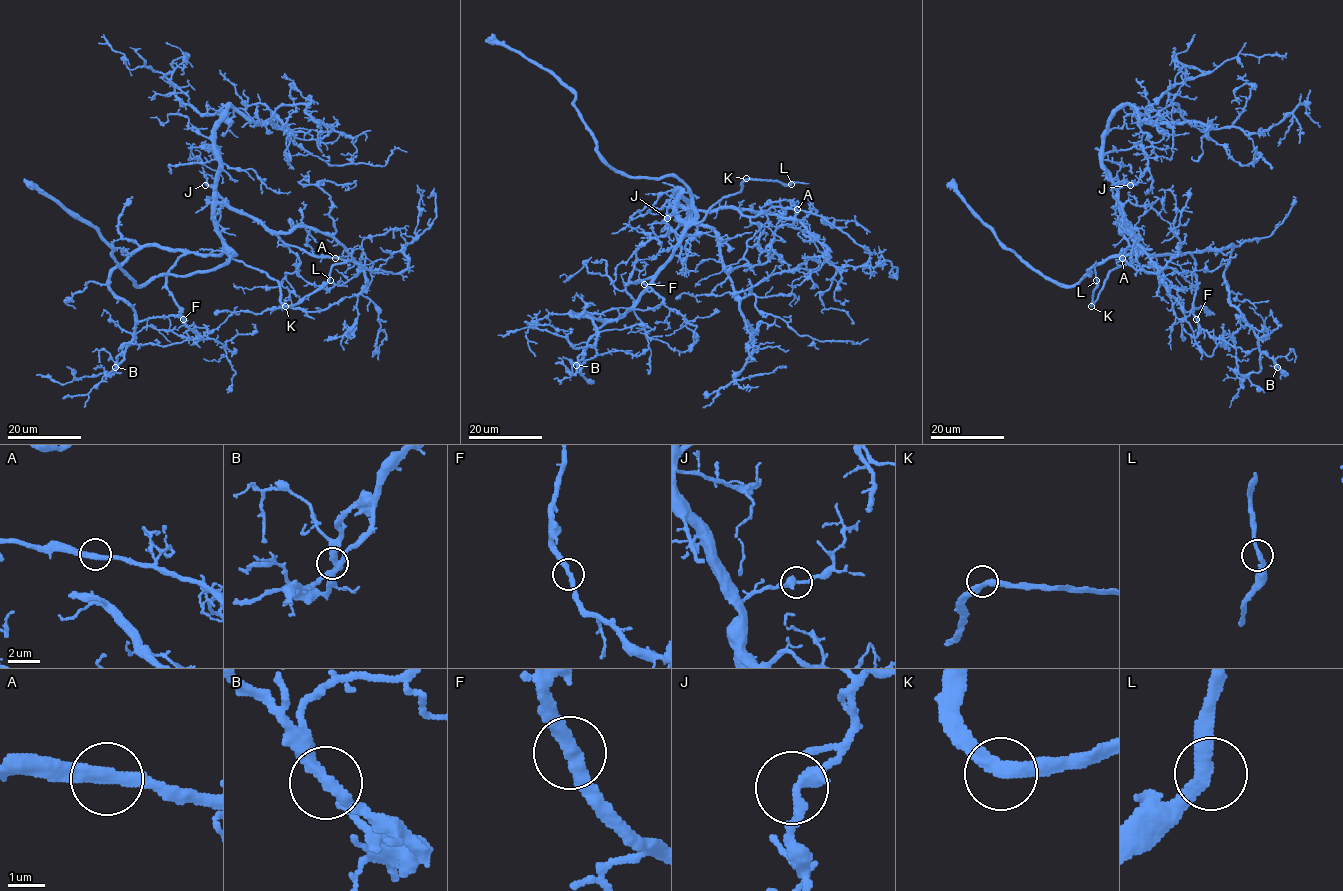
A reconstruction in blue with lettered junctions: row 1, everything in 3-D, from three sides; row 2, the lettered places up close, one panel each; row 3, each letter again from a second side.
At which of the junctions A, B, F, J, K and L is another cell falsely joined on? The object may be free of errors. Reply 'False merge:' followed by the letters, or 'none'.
False merge: none

